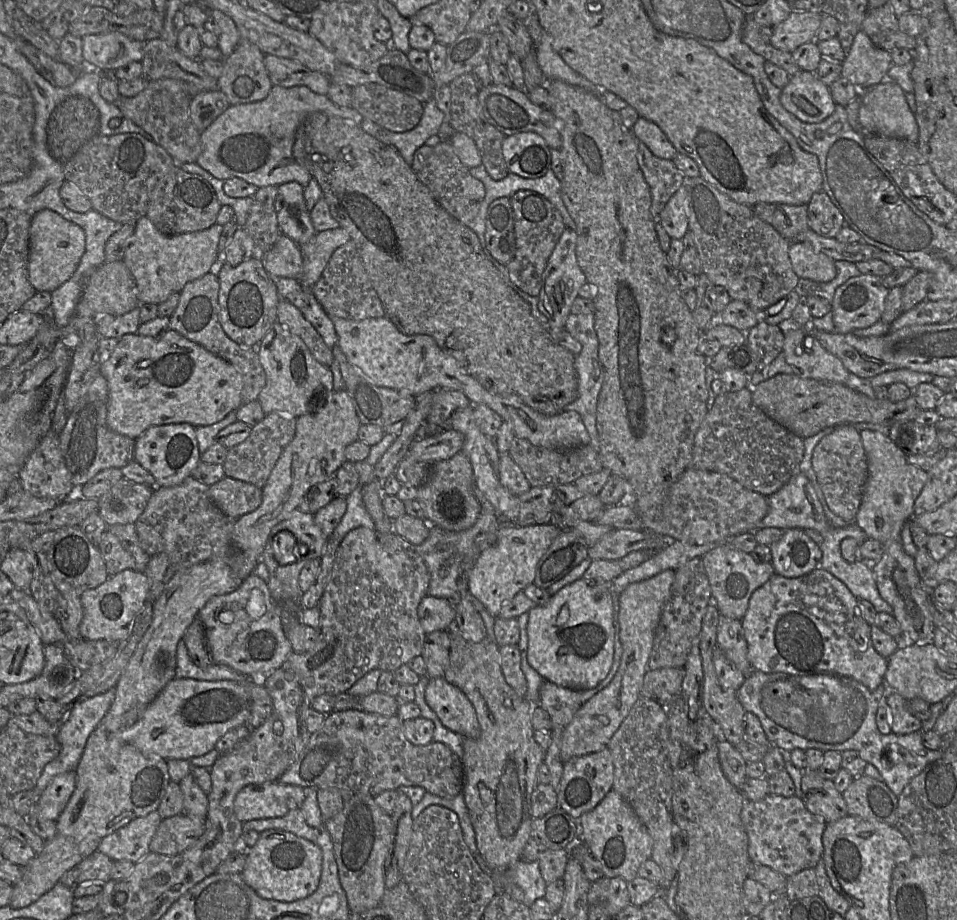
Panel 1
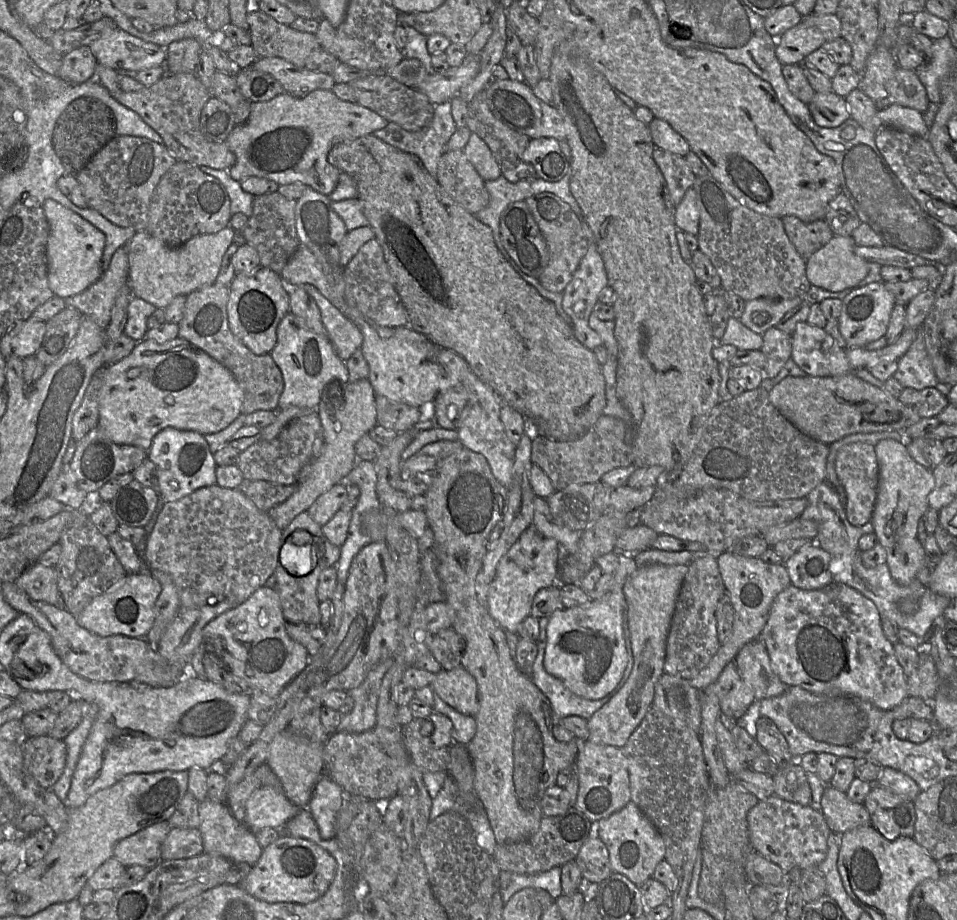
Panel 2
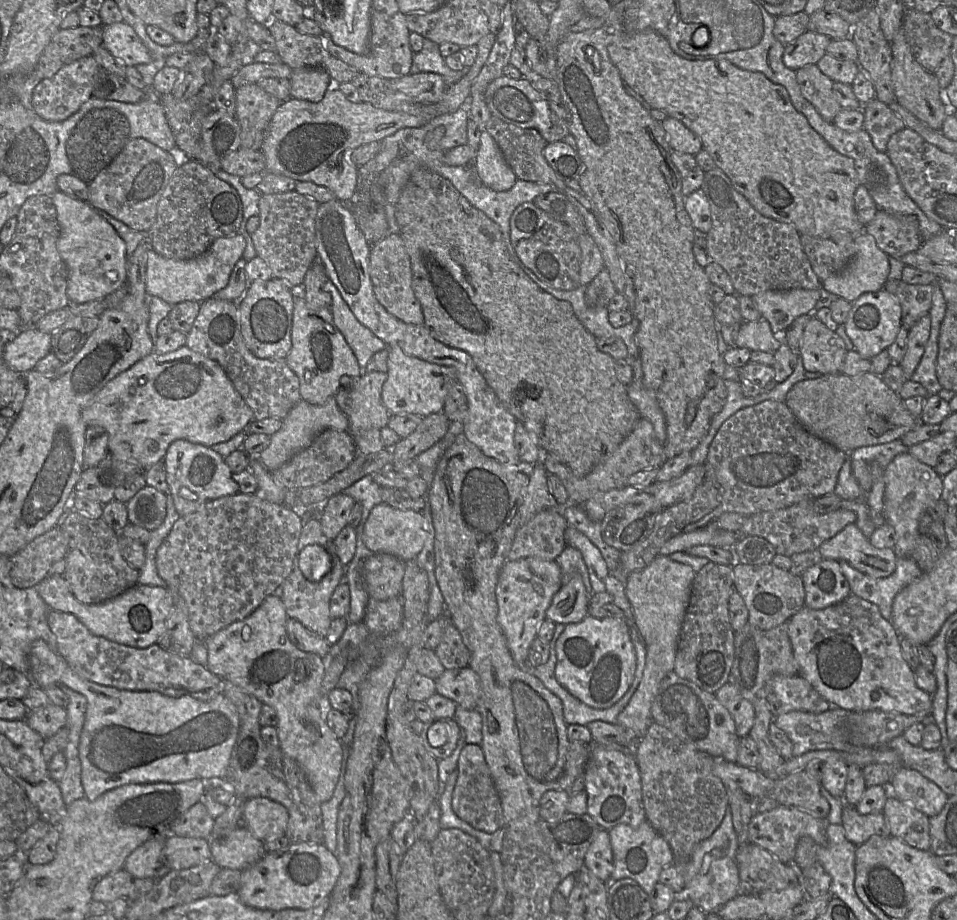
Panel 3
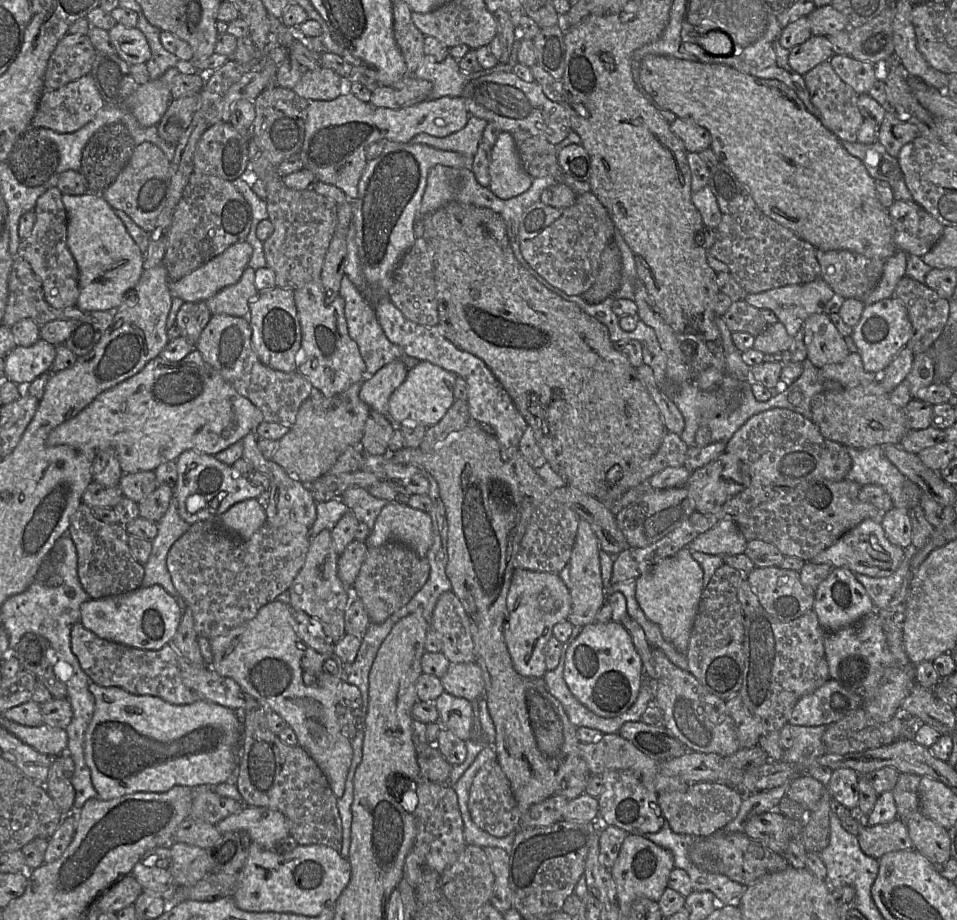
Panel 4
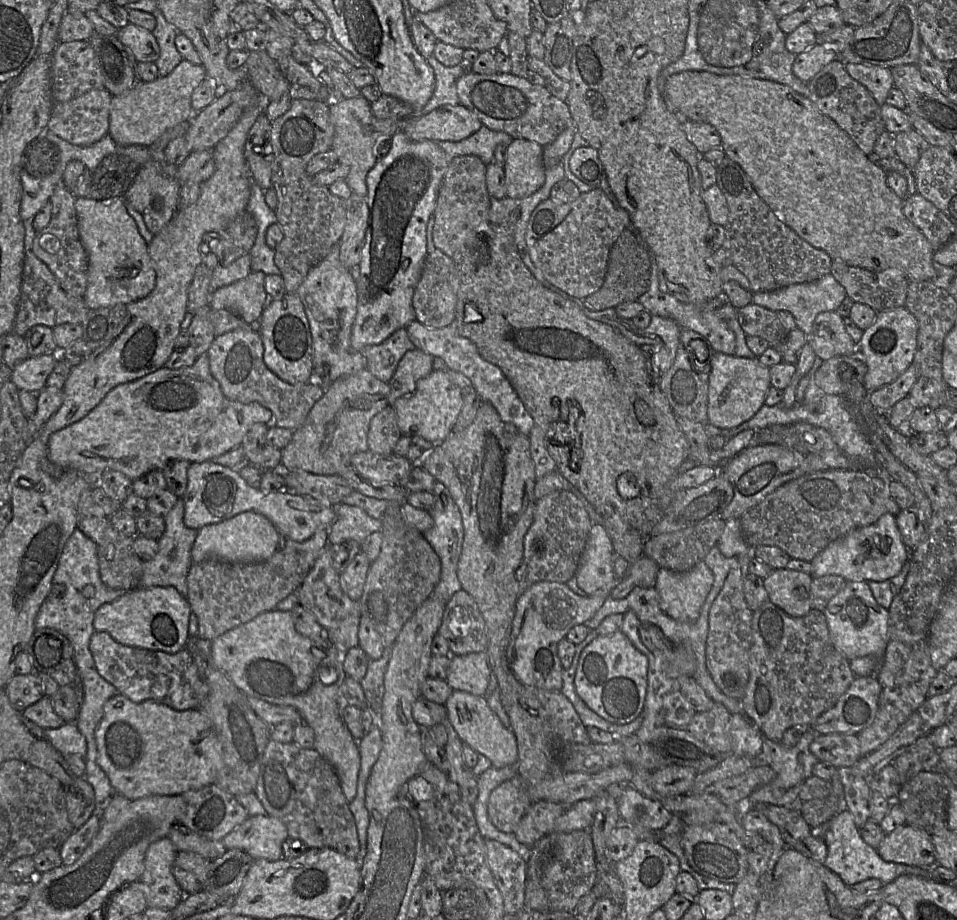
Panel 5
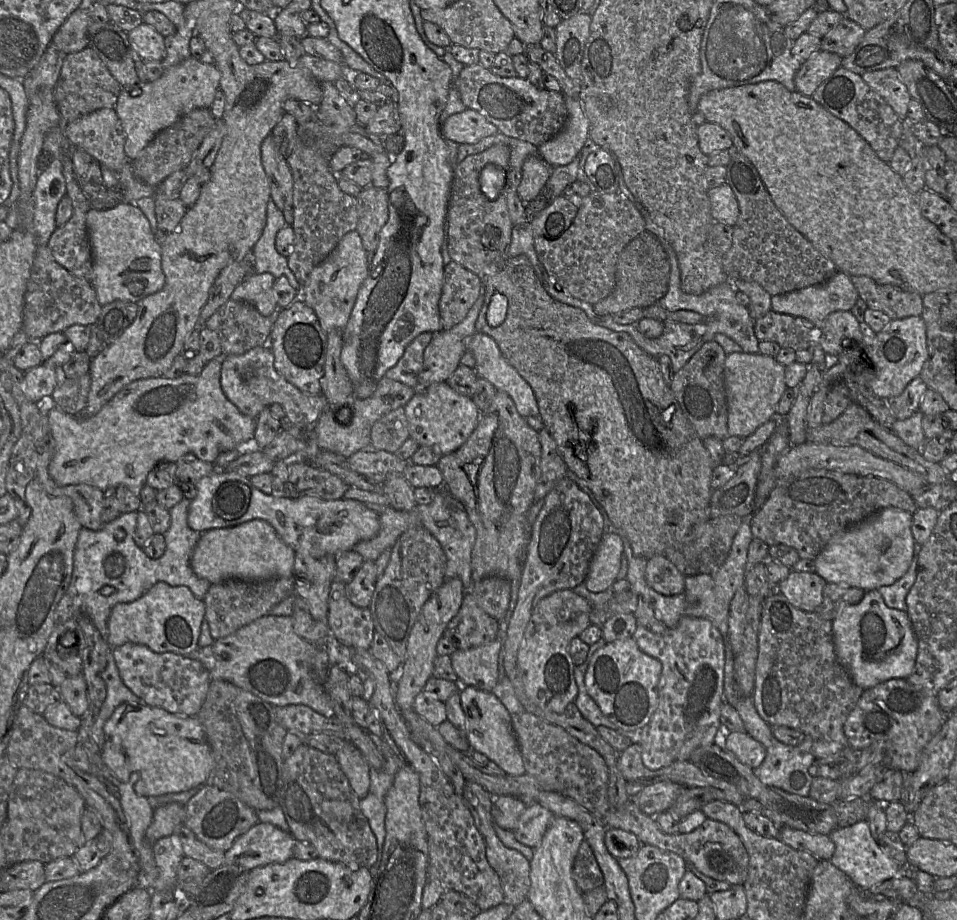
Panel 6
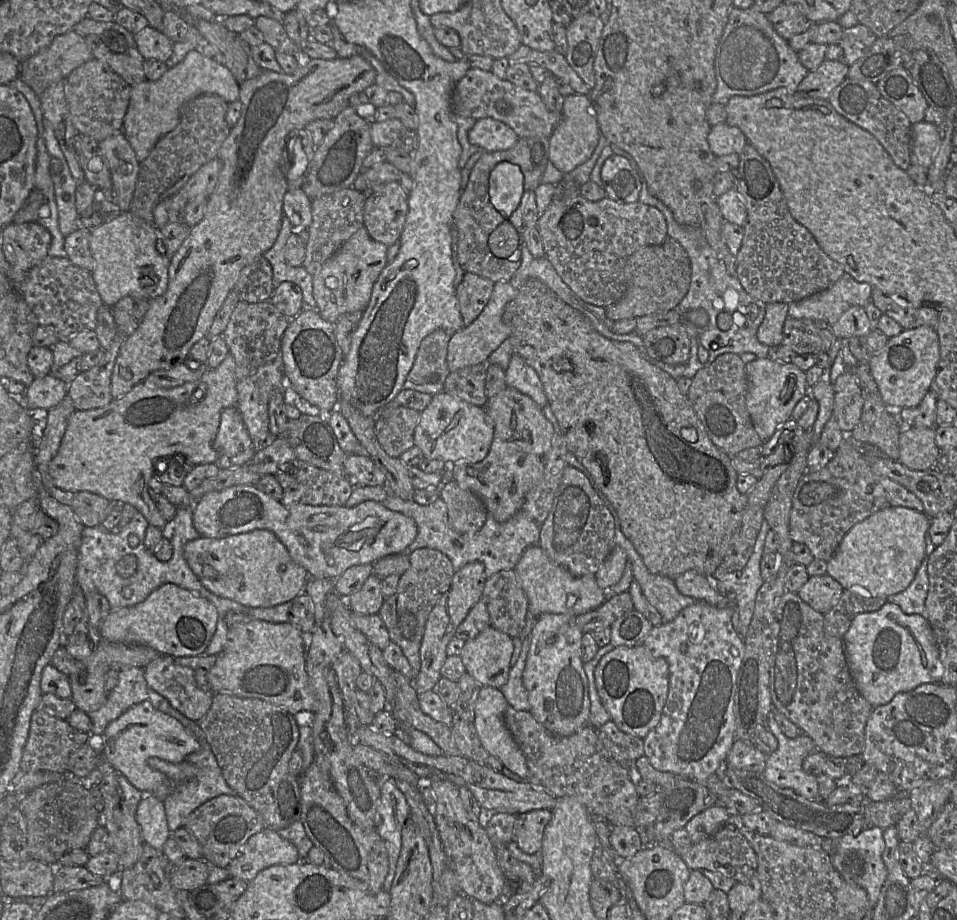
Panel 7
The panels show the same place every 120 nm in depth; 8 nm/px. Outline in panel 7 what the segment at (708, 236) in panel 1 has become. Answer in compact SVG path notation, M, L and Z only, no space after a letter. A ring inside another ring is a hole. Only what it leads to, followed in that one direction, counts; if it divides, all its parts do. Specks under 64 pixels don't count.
M747 144L739 154L740 163L735 170L735 187L744 198L747 220L744 227L742 245L736 254L736 277L754 300L764 303L791 303L821 292L845 273L844 268L819 246L811 232L798 223L789 211L779 180L770 163L751 144Z

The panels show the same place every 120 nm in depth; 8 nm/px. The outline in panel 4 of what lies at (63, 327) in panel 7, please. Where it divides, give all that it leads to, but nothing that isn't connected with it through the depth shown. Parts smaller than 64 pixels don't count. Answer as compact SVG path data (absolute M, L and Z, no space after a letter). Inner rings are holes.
M15 256L8 279L8 300L2 324L11 328L22 319L31 319L39 326L59 319L78 320L84 311L76 305L64 309L50 306L44 297L41 280L30 264Z

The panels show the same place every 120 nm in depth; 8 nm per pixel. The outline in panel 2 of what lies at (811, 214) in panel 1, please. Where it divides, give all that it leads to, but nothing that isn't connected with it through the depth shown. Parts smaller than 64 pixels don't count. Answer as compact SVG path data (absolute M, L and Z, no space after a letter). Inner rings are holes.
M843 192L830 201L824 221L835 236L851 236L862 223L851 200Z

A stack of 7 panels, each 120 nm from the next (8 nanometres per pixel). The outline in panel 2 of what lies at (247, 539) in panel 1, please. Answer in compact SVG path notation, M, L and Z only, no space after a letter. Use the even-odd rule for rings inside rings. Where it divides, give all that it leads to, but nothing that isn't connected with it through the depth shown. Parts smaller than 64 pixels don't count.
M368 378L360 379L354 382L343 383L341 387L337 387L335 392L323 395L323 400L317 409L320 422L323 429L324 443L320 454L312 459L300 470L297 481L295 483L295 491L293 494L280 505L268 510L269 516L274 520L280 529L287 527L291 521L300 513L307 512L312 503L323 493L328 491L332 486L340 482L344 482L344 478L352 471L357 462L355 445L364 435L368 434L377 424L377 410L375 397L376 392ZM342 391L342 404L339 405L335 394ZM330 401L333 408L328 413L324 407L324 403Z

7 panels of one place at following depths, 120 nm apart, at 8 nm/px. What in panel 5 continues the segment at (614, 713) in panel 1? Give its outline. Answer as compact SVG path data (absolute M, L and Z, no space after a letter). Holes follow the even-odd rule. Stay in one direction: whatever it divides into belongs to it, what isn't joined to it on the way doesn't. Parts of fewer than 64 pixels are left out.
M704 561L685 572L660 568L655 589L661 609L671 618L695 622L713 585L714 575Z

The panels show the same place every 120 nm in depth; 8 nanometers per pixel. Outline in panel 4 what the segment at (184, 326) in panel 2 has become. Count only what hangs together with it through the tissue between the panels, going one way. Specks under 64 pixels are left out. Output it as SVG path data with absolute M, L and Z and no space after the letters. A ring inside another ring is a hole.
M212 315L194 348L240 395L261 410L264 421L292 426L299 407L313 389L310 381L299 371L278 371L259 360L252 347L251 328L247 318Z

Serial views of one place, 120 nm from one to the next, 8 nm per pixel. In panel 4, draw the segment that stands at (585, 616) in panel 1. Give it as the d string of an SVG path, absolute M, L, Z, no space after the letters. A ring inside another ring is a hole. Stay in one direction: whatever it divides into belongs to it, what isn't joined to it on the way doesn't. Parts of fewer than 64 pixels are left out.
M594 622L582 627L577 637L568 643L563 677L577 700L598 716L614 718L625 713L636 701L643 684L644 667L628 631L619 622Z

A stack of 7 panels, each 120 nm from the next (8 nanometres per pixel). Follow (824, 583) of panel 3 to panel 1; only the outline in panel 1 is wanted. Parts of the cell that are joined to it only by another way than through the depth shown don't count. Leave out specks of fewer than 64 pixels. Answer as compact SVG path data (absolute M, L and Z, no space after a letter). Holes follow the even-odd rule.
M803 529L784 530L778 541L771 544L771 564L775 572L787 578L798 578L819 567L822 551Z

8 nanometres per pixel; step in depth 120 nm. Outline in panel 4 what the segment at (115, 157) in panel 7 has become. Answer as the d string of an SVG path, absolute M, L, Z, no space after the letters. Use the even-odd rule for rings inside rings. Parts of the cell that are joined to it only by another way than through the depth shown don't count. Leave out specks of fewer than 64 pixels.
M85 75L55 90L45 90L31 120L34 128L48 128L56 133L72 133L92 121L96 113L105 106L93 78Z

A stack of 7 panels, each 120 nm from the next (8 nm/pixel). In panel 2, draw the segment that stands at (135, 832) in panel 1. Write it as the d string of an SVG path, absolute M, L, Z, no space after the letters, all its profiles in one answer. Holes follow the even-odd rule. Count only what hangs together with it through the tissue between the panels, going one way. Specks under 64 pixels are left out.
M163 821L118 841L114 846L113 857L125 867L142 866L151 869L163 859L161 845L170 831L168 822Z

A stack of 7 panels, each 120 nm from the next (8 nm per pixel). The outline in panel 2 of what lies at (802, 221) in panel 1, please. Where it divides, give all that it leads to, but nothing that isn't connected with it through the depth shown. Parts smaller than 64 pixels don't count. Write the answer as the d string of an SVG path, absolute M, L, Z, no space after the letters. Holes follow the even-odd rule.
M793 215L781 219L789 239L805 260L835 236L824 220L804 222Z

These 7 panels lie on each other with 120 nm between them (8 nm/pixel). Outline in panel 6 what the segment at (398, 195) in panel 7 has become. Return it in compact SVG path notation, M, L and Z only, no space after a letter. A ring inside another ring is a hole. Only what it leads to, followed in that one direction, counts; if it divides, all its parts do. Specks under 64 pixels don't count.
M369 186L362 188L362 191L357 196L358 222L355 231L359 233L363 247L368 253L373 253L377 249L381 230L388 219L388 205L389 196L385 188Z

